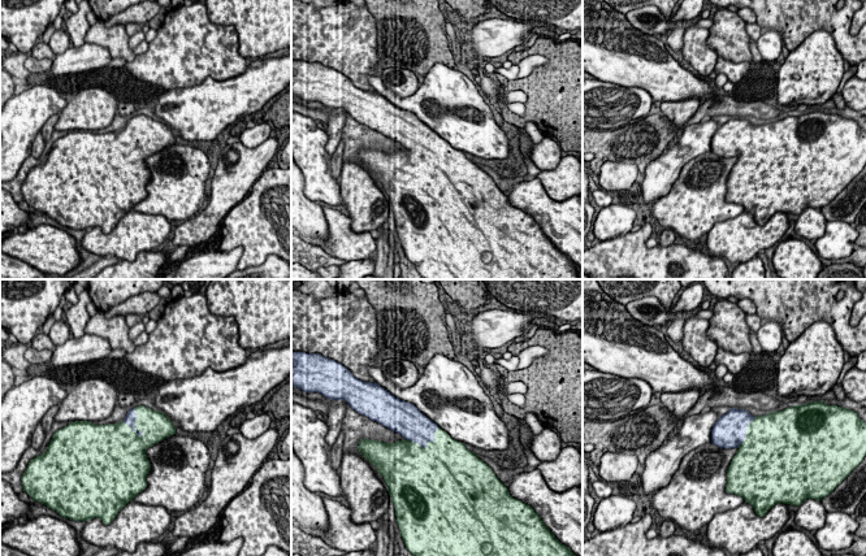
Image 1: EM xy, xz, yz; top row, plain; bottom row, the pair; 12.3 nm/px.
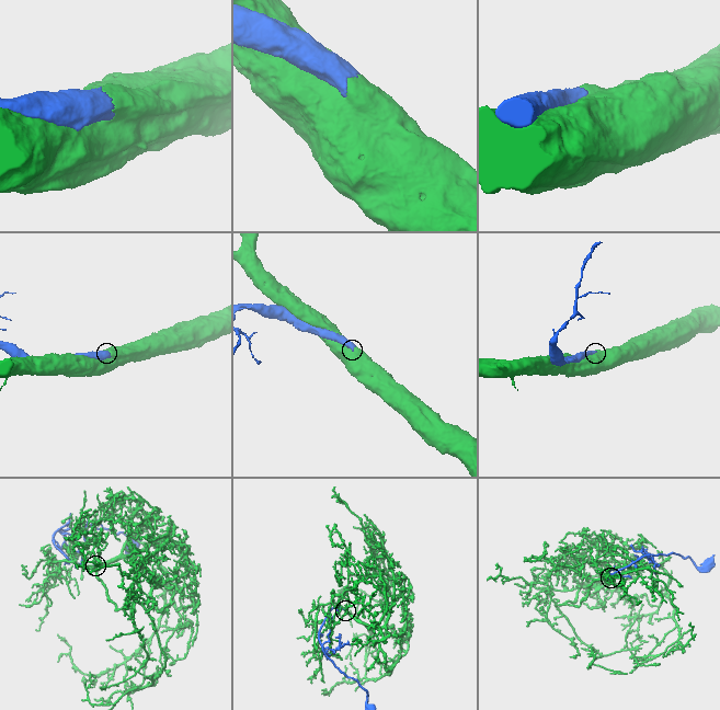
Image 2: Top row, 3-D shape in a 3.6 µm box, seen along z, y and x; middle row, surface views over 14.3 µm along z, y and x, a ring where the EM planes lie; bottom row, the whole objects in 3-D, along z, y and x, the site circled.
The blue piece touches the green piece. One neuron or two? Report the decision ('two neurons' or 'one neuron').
one neuron

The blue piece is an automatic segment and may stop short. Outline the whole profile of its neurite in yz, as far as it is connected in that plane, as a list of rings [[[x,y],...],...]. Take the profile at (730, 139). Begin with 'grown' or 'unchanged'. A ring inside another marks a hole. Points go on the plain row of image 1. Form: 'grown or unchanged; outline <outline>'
grown; outline [[[823,109],[792,114],[766,125],[752,125],[746,118],[731,117],[711,138],[711,152],[720,157],[736,157],[727,179],[728,203],[740,204],[763,226],[779,212],[801,214],[806,208],[822,209],[830,204],[866,165],[866,131],[854,120],[827,114]]]

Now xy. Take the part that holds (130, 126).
grown; outline [[[144,114],[130,117],[120,133],[69,131],[53,143],[43,164],[30,169],[21,187],[23,200],[64,227],[88,230],[99,226],[109,234],[147,196],[151,173],[146,158],[174,143],[176,136],[166,123]]]

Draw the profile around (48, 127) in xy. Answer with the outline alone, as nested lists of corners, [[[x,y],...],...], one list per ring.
[[[60,114],[52,116],[52,117],[44,123],[44,126],[43,126],[42,130],[40,130],[40,133],[42,133],[46,143],[52,138],[52,133],[53,133],[53,130],[55,130],[55,125],[56,125],[57,121],[59,121],[59,116],[60,116]]]

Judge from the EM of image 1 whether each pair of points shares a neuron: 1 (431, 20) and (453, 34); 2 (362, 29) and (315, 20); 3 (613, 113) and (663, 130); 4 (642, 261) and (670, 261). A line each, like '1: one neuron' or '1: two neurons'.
1: two neurons
2: one neuron
3: two neurons
4: one neuron

